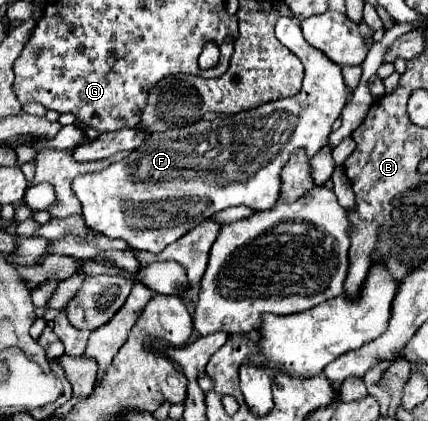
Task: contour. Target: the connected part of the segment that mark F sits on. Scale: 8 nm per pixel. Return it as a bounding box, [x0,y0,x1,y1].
[73,17,349,253]

